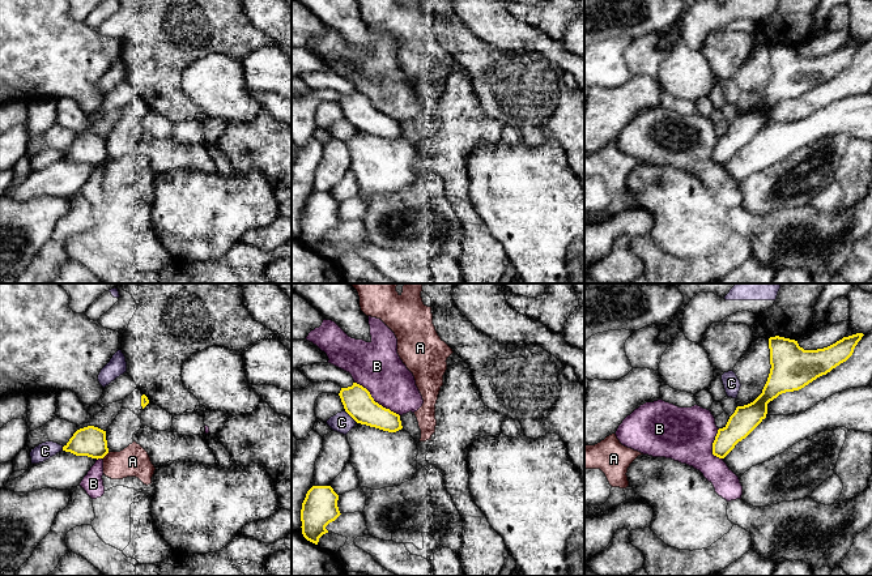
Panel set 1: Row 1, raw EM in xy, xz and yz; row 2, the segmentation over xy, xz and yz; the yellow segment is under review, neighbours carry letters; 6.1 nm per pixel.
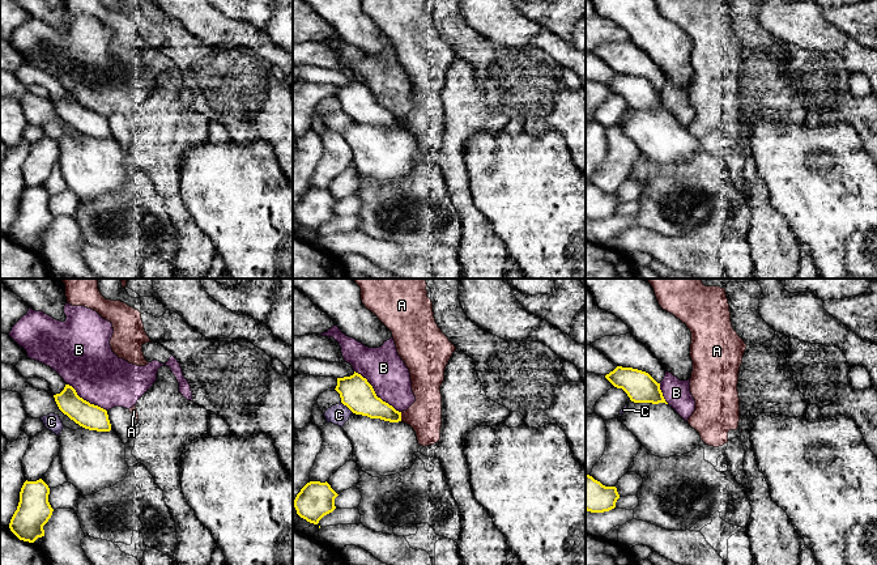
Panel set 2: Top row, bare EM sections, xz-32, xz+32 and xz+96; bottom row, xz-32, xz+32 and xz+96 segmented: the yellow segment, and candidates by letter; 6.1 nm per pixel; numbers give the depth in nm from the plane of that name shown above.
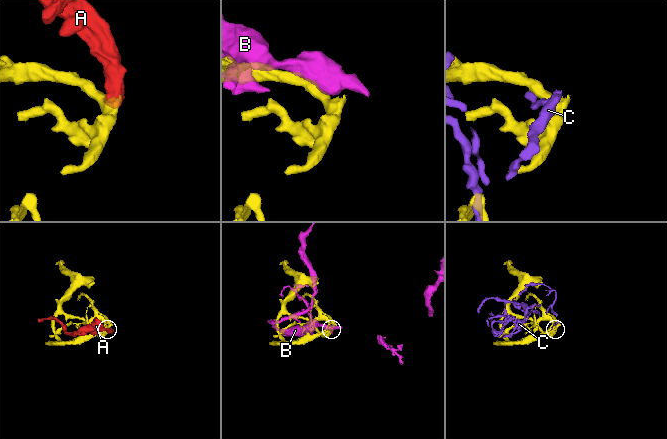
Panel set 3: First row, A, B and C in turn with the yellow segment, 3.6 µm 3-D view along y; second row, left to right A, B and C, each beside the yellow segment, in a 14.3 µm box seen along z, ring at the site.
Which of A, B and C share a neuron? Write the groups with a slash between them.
A / B / C

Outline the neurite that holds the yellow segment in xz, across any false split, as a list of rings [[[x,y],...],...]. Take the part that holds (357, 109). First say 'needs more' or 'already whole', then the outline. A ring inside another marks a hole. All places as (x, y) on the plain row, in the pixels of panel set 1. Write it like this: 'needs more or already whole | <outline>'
already whole | [[[353,90],[352,94],[341,95],[339,103],[345,119],[357,131],[388,140],[403,136],[400,123],[375,110],[370,99],[362,93]]]

